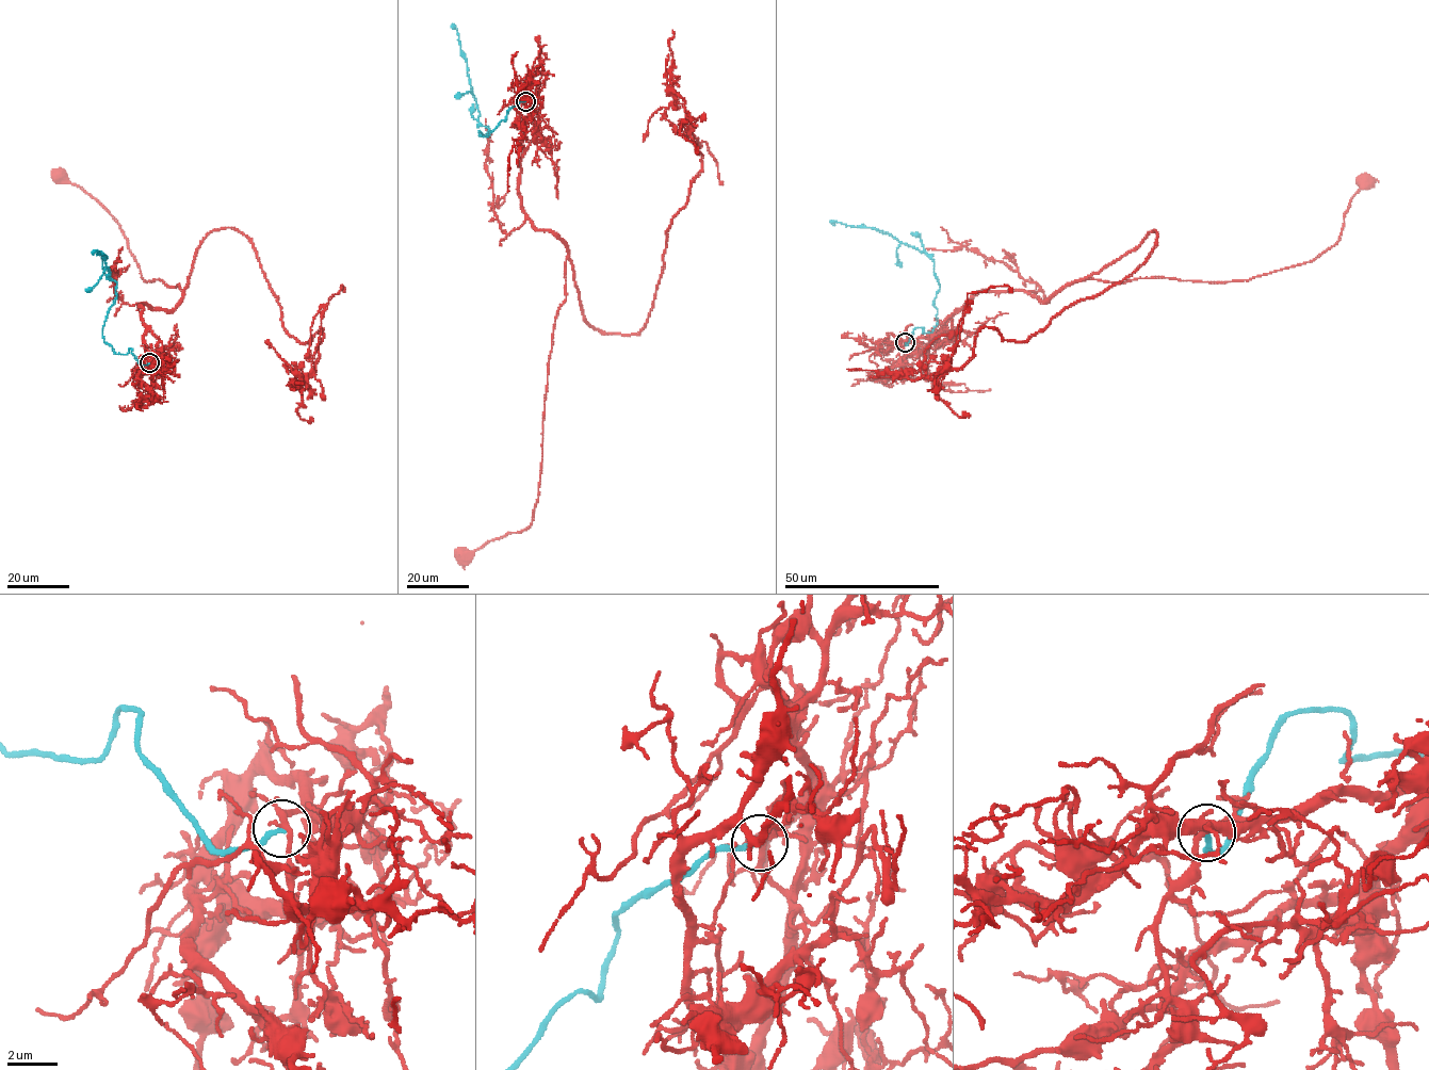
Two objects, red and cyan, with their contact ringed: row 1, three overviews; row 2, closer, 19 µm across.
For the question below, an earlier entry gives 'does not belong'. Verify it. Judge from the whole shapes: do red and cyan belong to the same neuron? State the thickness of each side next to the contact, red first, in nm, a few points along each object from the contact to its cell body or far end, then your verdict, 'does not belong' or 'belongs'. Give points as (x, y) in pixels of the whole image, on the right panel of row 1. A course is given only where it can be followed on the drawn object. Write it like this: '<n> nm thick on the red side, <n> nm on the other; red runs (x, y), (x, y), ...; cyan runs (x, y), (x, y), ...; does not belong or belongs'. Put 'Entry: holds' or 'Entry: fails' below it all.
240 nm thick on the red side, 220 nm on the other; red runs (905, 342), (934, 336), (979, 292), (1045, 301), (1078, 281), (1229, 281), (1310, 262), (1337, 241), (1362, 182); cyan runs (905, 342), (916, 327), (930, 333), (936, 325), (939, 284), (934, 259), (874, 228), (832, 224); does not belong
Entry: holds

